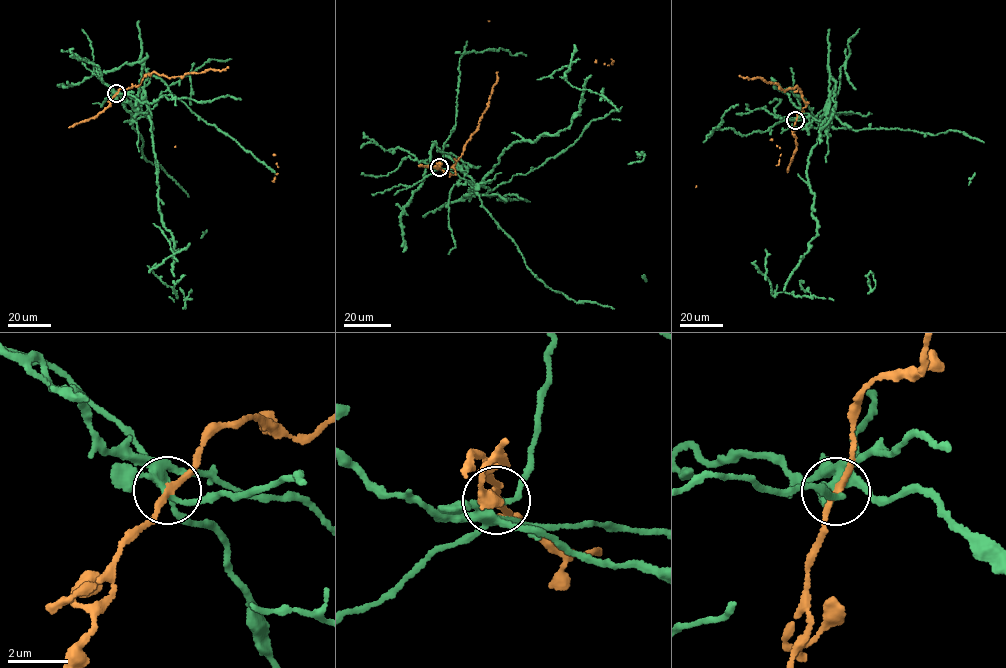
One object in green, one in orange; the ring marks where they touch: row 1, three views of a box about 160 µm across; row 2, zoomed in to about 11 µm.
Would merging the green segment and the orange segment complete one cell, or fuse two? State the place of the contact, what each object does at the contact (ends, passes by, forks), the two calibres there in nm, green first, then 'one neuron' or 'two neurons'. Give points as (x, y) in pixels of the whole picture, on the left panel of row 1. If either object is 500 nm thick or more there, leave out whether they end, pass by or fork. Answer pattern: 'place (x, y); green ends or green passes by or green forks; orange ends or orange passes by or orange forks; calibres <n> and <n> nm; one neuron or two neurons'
place (116, 93); green forks; orange passes by; calibres 240 and 180 nm; two neurons

